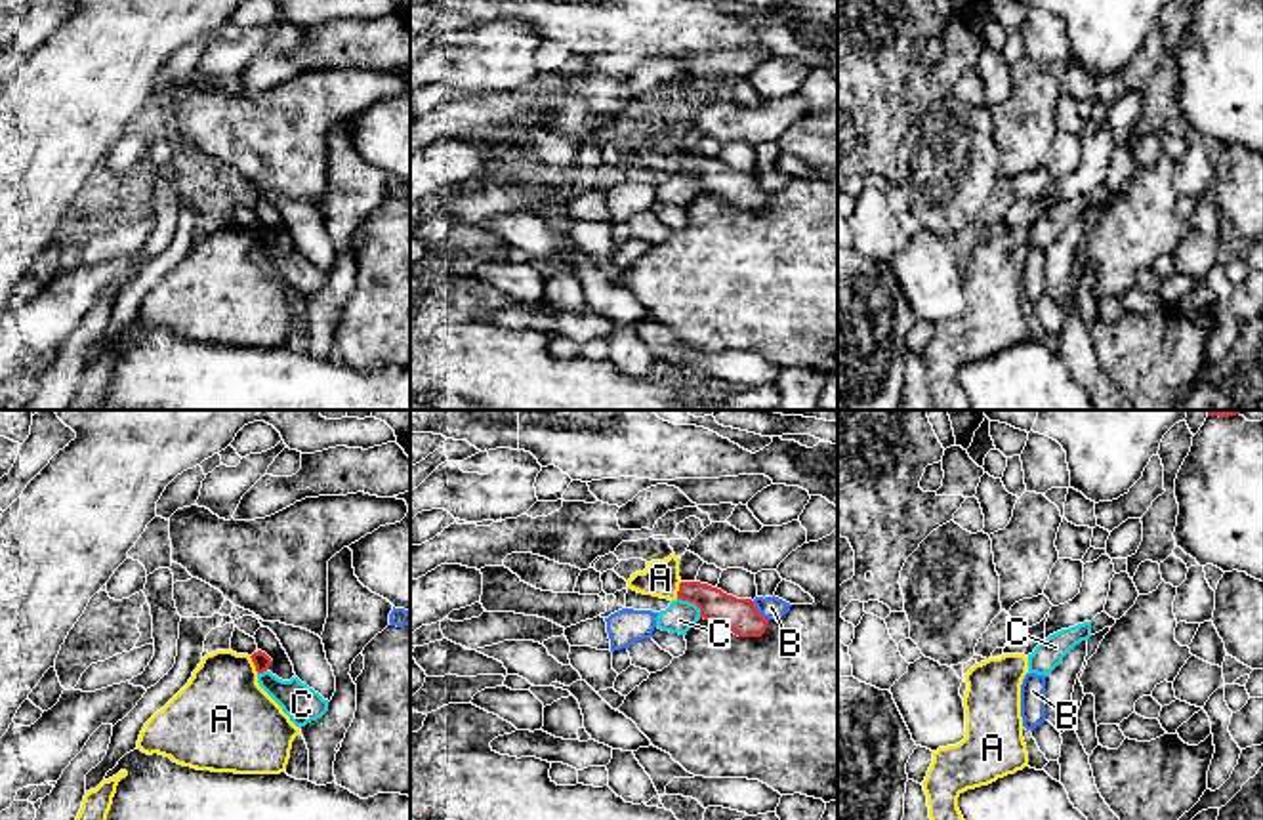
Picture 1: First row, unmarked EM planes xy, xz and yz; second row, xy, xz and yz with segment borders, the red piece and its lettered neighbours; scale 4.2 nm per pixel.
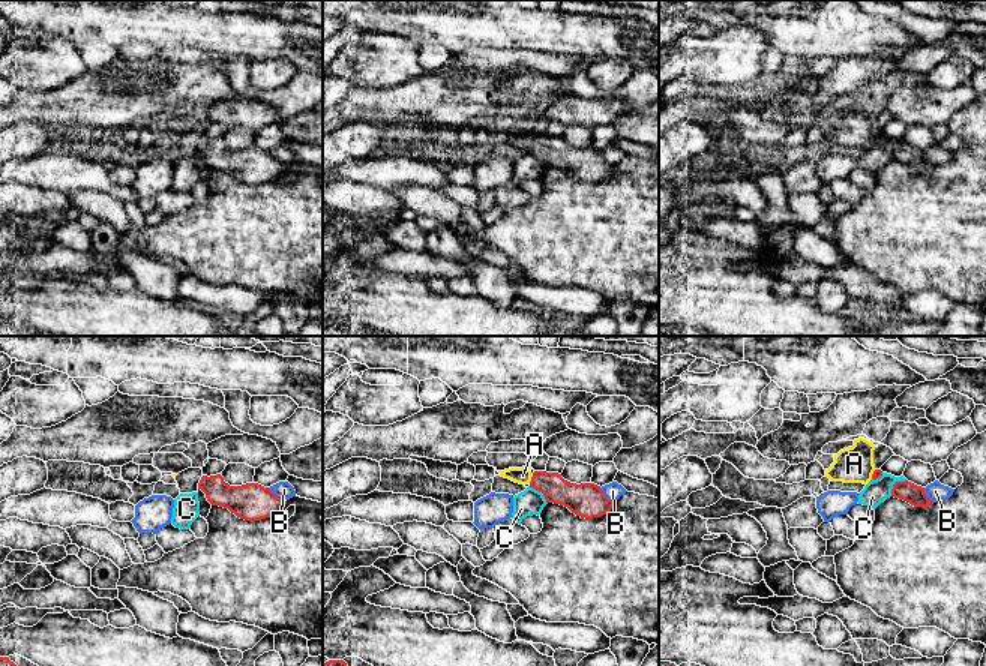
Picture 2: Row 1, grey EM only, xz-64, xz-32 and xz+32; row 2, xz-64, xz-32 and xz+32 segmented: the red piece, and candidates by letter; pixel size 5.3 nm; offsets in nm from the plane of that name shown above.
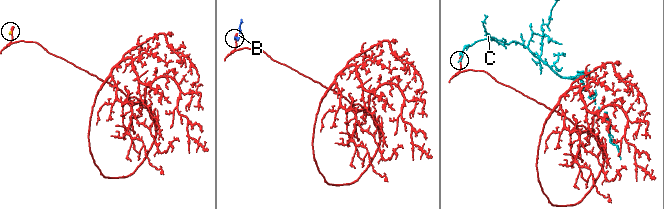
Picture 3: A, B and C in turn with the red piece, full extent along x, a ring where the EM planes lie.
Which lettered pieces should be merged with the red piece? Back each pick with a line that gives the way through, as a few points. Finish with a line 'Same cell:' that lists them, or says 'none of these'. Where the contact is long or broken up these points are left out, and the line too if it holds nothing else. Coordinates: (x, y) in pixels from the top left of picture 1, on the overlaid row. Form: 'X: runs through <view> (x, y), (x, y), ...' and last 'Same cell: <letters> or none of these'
A: runs through xy (262, 662), (254, 664), (226, 693), (222, 714)
Same cell: A

